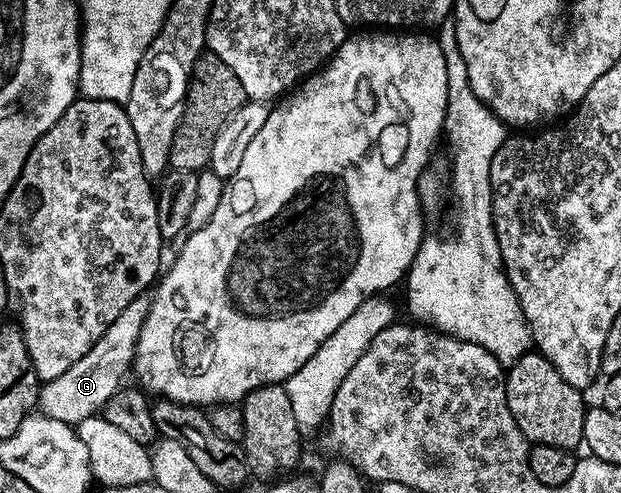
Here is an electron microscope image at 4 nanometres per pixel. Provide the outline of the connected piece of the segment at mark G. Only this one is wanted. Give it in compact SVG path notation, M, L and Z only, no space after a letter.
M147 294L130 301L130 305L126 305L126 309L122 309L122 313L114 317L114 325L110 325L106 333L98 337L98 341L90 349L90 353L82 357L82 361L74 361L74 365L70 365L70 369L66 369L62 377L49 379L41 386L39 410L51 419L73 425L79 425L83 419L103 412L106 401L110 401L115 391L121 390L125 382L124 374L129 374L138 345L138 333L142 333L142 325L151 304L152 300Z

